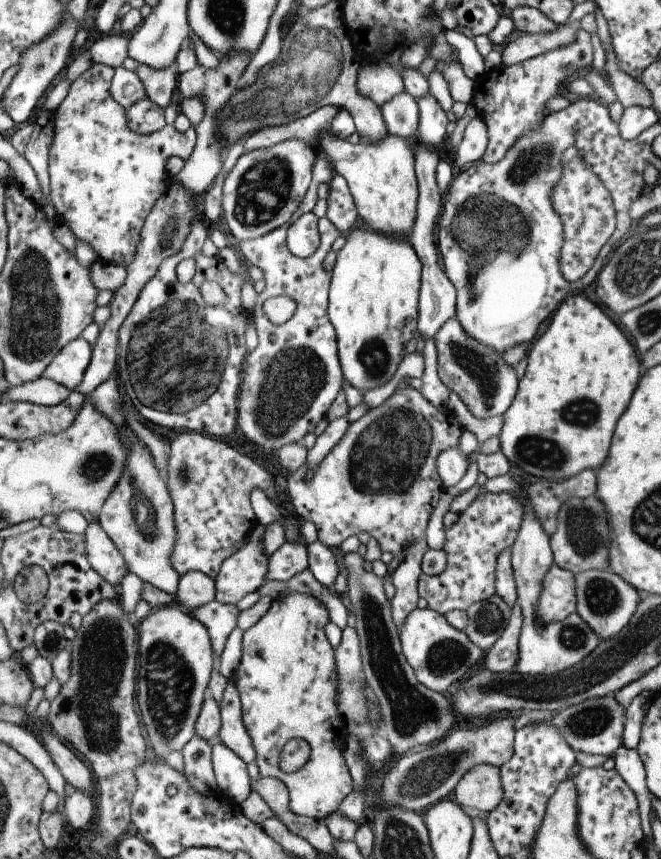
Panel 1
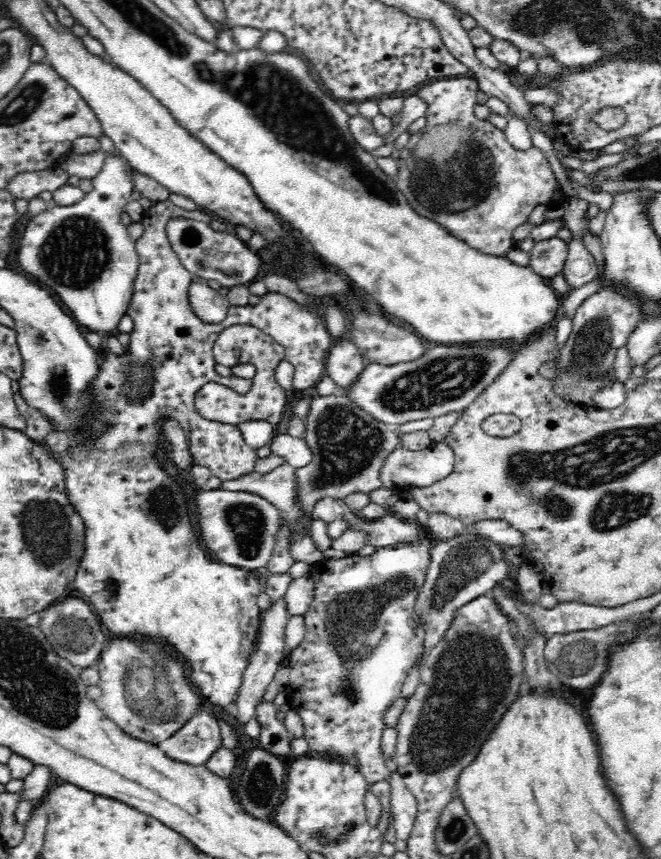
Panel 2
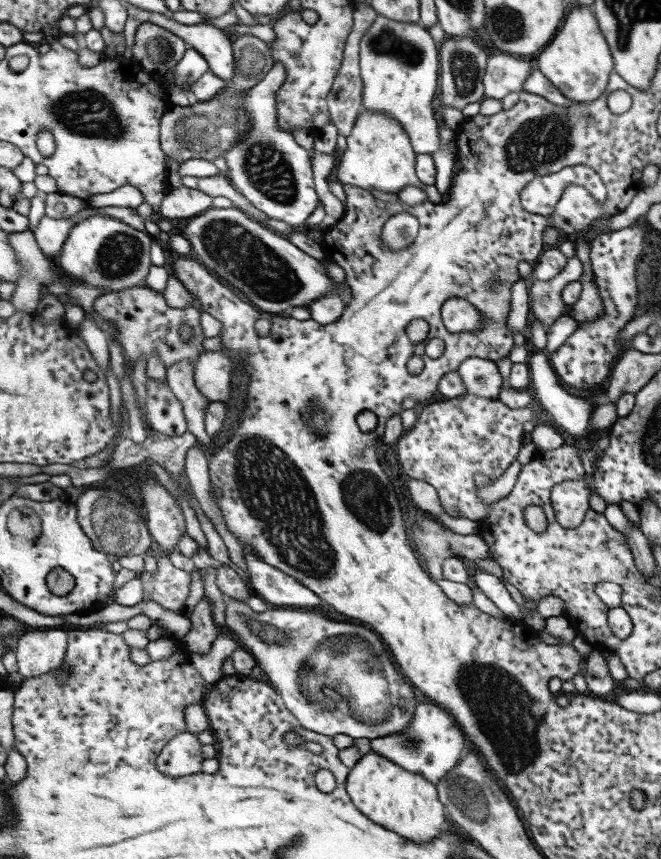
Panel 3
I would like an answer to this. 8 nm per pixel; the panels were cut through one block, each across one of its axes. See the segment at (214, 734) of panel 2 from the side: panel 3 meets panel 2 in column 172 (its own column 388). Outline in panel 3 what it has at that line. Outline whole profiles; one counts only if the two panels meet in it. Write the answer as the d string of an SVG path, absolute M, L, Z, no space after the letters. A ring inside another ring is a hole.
M419 704L409 730L405 730L401 734L389 734L385 738L377 738L371 742L371 750L397 762L399 766L403 766L409 772L423 774L433 784L443 782L451 774L451 770L455 770L455 766L459 766L465 746L467 746L467 738L465 738L463 730L459 728L455 716L437 704L435 706Z

